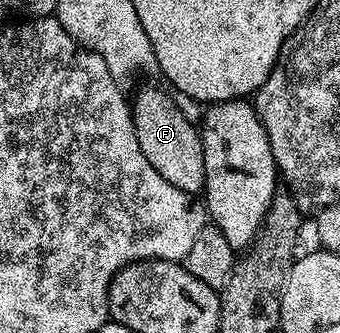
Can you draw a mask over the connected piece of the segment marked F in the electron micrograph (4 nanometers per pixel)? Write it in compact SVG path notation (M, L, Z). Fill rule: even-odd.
M140 88L130 100L134 134L138 138L138 146L142 146L142 154L146 154L146 162L170 182L170 186L178 186L178 190L200 194L204 191L204 155L197 125L186 114L182 114L177 97L171 91L163 92L160 88Z

